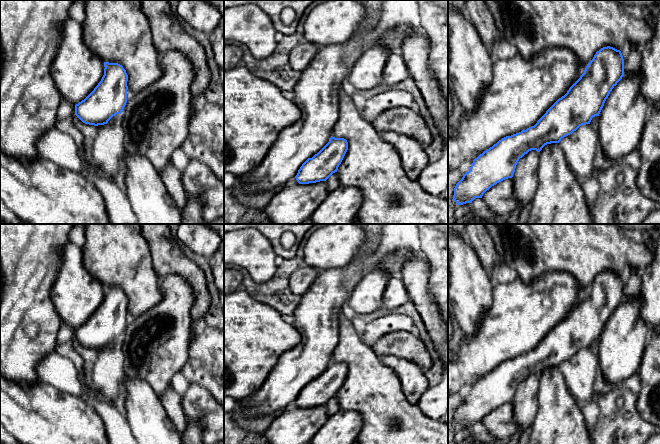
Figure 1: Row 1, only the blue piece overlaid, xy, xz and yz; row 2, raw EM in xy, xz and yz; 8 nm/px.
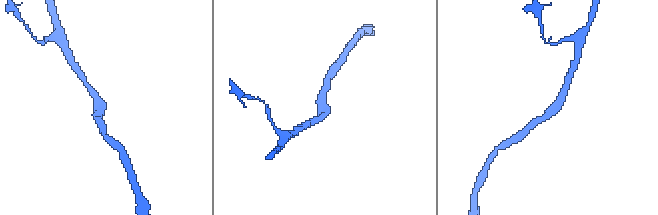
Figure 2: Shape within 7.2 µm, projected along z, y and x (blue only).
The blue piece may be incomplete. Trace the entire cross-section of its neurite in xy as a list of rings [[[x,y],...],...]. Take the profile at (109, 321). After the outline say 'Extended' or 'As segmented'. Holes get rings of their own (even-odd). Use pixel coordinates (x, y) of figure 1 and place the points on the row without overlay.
[[[104,286],[104,291],[104,299],[98,309],[84,324],[75,329],[75,339],[85,348],[94,350],[107,348],[113,340],[122,337],[127,327],[128,299],[126,294],[118,287]]]. As segmented

